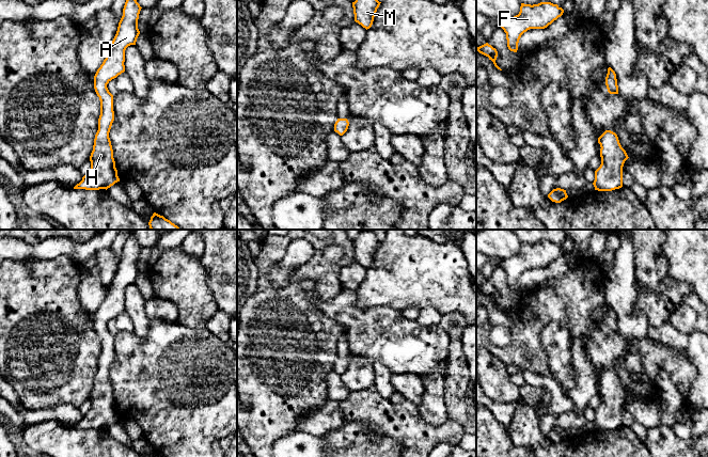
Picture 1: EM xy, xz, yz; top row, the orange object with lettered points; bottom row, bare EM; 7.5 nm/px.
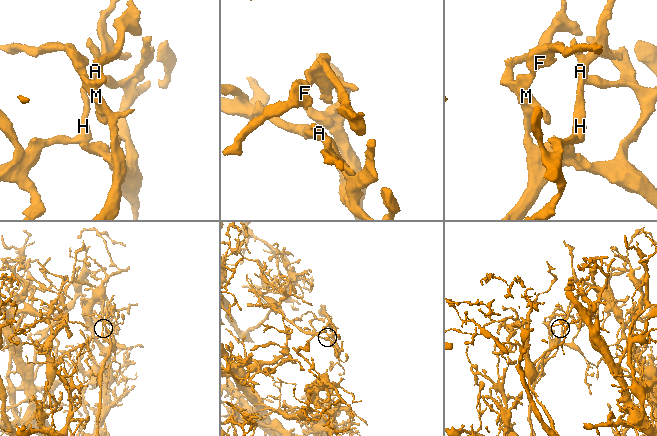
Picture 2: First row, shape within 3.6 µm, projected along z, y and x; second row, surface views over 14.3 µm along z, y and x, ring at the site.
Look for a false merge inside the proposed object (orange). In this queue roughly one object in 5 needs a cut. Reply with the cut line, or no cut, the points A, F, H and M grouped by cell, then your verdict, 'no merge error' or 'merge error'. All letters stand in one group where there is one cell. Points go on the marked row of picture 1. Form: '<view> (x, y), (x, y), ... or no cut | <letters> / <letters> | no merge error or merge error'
no cut | A F H M | no merge error

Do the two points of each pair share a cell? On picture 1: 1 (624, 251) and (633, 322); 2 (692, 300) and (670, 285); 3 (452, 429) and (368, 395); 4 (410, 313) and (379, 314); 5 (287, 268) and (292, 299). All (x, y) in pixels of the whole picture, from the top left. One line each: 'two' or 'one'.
1: one
2: two
3: one
4: two
5: two

